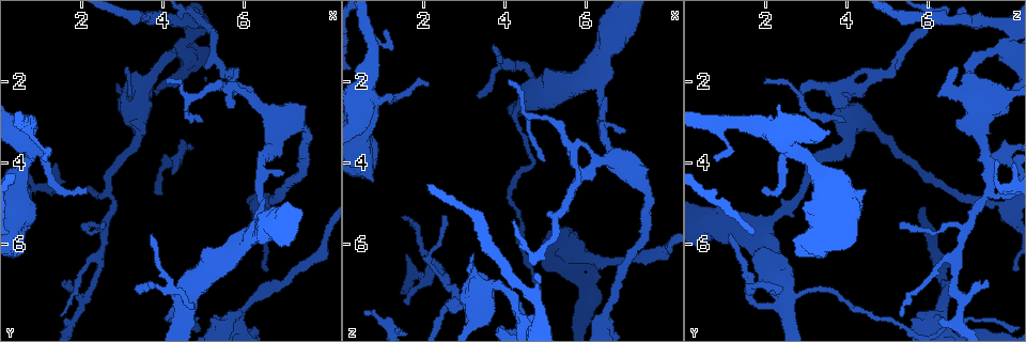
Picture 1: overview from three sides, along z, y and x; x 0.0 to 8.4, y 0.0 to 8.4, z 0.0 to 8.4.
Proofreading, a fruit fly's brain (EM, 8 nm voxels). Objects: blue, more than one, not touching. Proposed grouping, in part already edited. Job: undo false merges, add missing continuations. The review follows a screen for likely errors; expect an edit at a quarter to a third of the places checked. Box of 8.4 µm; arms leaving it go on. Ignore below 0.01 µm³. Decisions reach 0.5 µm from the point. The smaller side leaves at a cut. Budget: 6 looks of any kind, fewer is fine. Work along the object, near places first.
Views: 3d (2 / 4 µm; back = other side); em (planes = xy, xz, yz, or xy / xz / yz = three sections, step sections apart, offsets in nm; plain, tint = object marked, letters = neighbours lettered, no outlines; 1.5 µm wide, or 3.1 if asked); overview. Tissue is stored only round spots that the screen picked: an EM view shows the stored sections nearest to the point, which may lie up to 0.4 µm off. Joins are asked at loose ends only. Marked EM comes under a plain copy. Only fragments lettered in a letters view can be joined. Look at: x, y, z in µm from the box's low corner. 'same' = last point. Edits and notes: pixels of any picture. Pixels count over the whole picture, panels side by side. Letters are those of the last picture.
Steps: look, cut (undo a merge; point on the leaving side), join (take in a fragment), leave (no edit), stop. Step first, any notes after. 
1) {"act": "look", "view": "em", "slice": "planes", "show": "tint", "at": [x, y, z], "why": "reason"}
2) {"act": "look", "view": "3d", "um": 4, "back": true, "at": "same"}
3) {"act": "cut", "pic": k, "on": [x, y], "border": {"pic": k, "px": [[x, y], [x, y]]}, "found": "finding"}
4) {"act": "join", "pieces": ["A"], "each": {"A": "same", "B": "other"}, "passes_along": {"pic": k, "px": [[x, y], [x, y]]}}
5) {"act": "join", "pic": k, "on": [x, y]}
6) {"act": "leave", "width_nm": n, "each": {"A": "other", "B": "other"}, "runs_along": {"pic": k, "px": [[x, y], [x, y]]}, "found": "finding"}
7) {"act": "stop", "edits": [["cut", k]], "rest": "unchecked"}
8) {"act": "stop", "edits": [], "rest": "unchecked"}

{"act": "look", "view": "em", "slice": "planes", "show": "letters", "at": [1.10, 3.85, 0.70]}

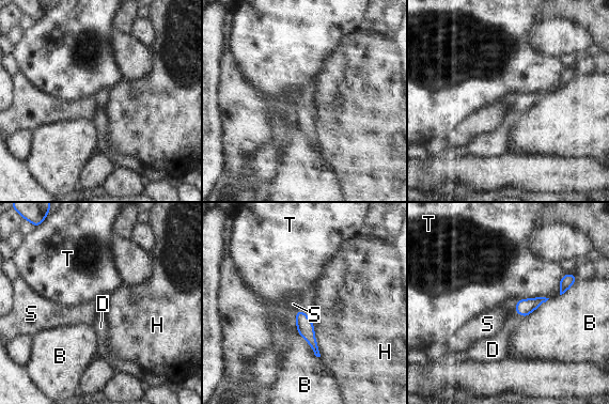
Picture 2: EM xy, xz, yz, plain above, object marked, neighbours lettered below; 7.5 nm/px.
{"act": "join", "pieces": ["D"], "each": {"B": "other", "D": "same", "H": "other", "S": "other", "T": "other"}, "passes_along": {"pic": 2, "px": [[524, 307], [519, 313], [500, 340]]}, "found": "the neuron continues"}

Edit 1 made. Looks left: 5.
{"act": "look", "view": "overview", "why": "redraw"}

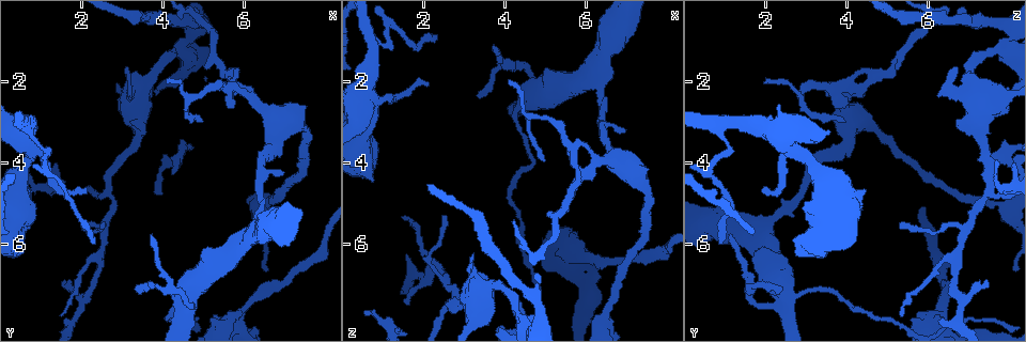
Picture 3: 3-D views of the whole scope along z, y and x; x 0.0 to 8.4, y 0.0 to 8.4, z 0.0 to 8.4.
{"act": "look", "view": "3d", "um": 2, "at": [4.15, 2.05, 1.95]}

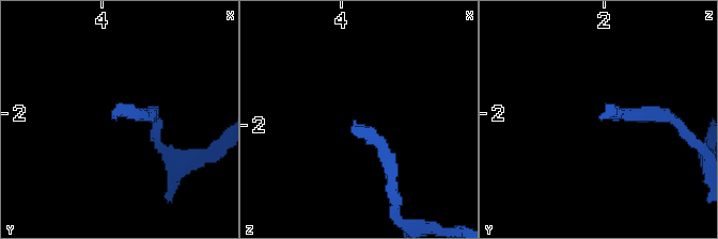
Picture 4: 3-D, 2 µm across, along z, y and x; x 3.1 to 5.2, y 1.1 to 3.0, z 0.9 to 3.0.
{"act": "look", "view": "em", "slice": "xy", "step": 4, "show": "letters", "at": [4.10, 2.06, 2.00]}

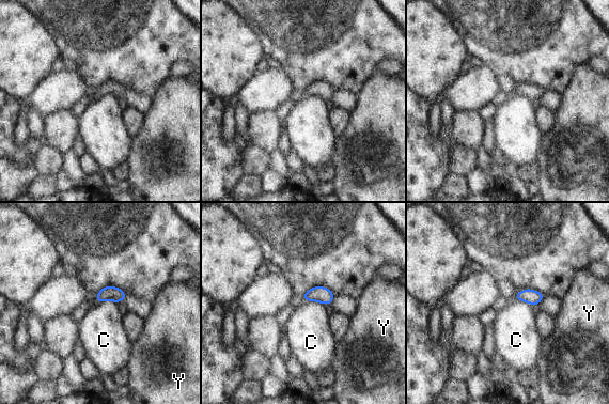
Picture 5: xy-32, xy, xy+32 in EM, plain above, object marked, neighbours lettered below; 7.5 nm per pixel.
{"act": "look", "view": "em", "slice": "planes", "show": "letters", "at": "same"}

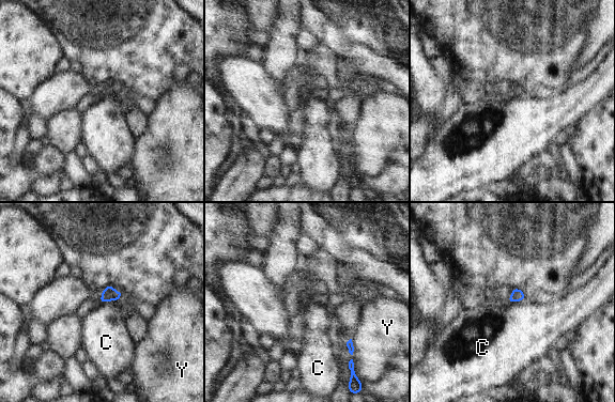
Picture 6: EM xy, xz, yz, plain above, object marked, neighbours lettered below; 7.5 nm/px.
{"act": "leave", "each": {"C": "other", "Y": "other"}, "border": {"pic": 6, "px": [[524, 298], [509, 304]]}, "found": "no lettered fragment goes on from it"}

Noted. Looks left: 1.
{"act": "stop", "edits": [["join", 2]], "rest": "unchecked"}

